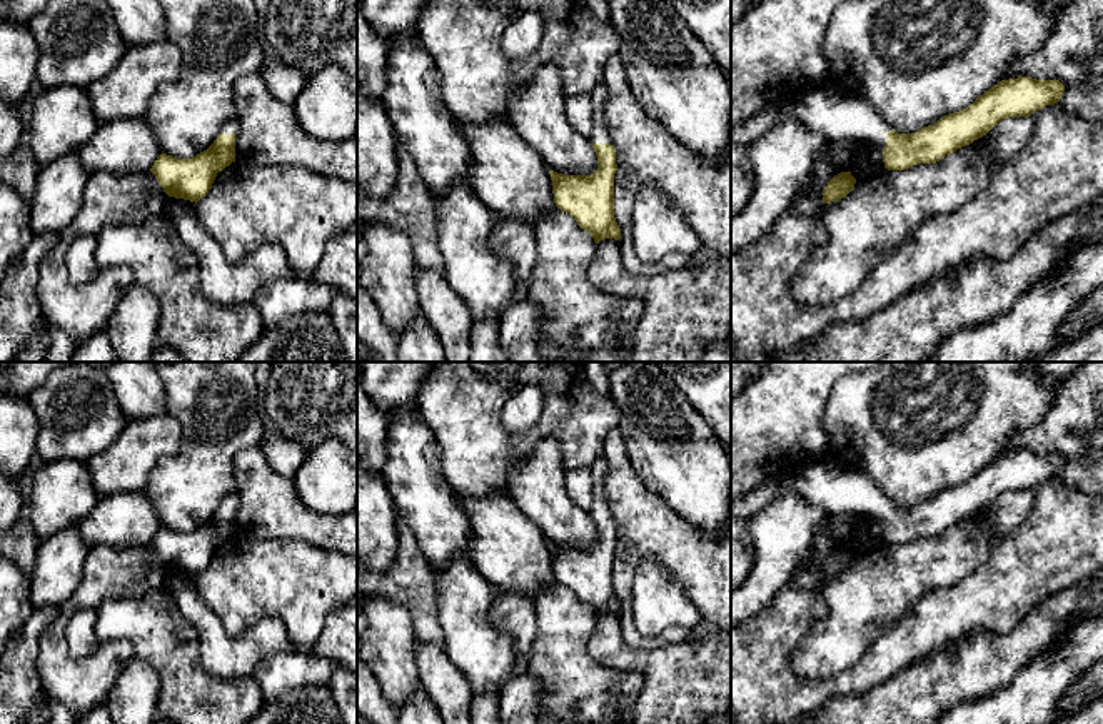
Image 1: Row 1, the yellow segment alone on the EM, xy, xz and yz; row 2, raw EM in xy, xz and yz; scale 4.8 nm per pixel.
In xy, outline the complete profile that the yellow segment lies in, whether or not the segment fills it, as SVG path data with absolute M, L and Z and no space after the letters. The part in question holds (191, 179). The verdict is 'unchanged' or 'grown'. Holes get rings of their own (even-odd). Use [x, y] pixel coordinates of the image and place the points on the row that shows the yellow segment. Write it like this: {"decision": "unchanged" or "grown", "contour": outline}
{"decision": "grown", "contour": "M227 122L214 143L192 158L160 153L150 172L169 197L199 202L209 194L219 172L235 162L235 142L240 123Z"}

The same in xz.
{"decision": "grown", "contour": "M602 78L589 95L594 108L589 140L597 155L597 170L591 175L564 175L554 170L549 170L549 173L556 207L572 215L577 225L599 244L604 239L621 239L621 229L614 219L614 173L617 163L604 118L607 90Z"}

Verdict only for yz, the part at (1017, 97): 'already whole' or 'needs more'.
needs more

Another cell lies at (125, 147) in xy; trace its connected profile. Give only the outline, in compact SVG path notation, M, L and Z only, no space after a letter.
M144 117L100 123L77 150L88 175L97 172L115 175L150 172L159 155L159 140Z

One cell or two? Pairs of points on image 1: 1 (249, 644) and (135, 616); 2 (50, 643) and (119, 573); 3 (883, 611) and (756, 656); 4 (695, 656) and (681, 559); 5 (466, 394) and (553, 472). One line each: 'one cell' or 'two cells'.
1: two cells
2: one cell
3: two cells
4: two cells
5: two cells

